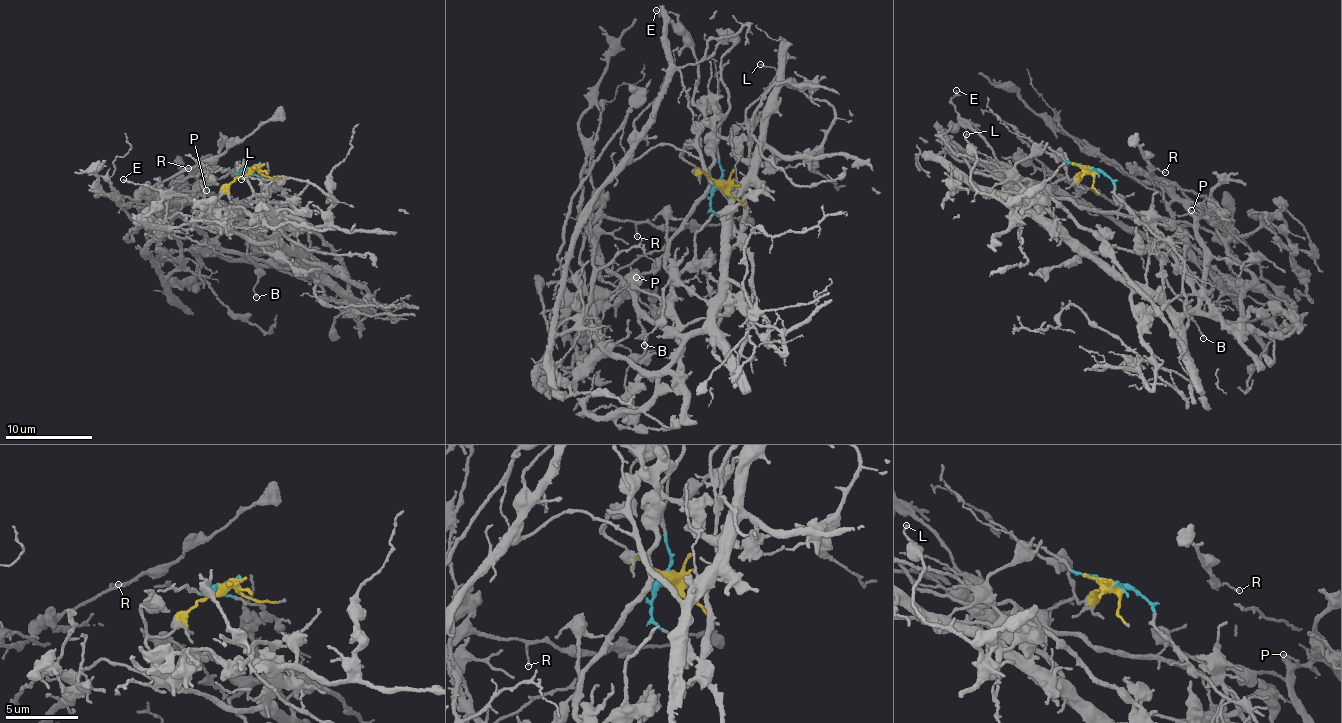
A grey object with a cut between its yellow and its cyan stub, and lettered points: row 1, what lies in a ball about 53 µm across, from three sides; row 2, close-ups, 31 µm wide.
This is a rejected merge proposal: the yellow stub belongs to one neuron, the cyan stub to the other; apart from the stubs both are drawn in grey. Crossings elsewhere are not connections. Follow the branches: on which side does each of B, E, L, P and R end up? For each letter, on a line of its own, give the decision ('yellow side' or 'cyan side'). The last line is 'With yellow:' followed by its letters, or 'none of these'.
B: yellow side
E: yellow side
L: yellow side
P: yellow side
R: yellow side
With yellow: B, E, L, P, R

